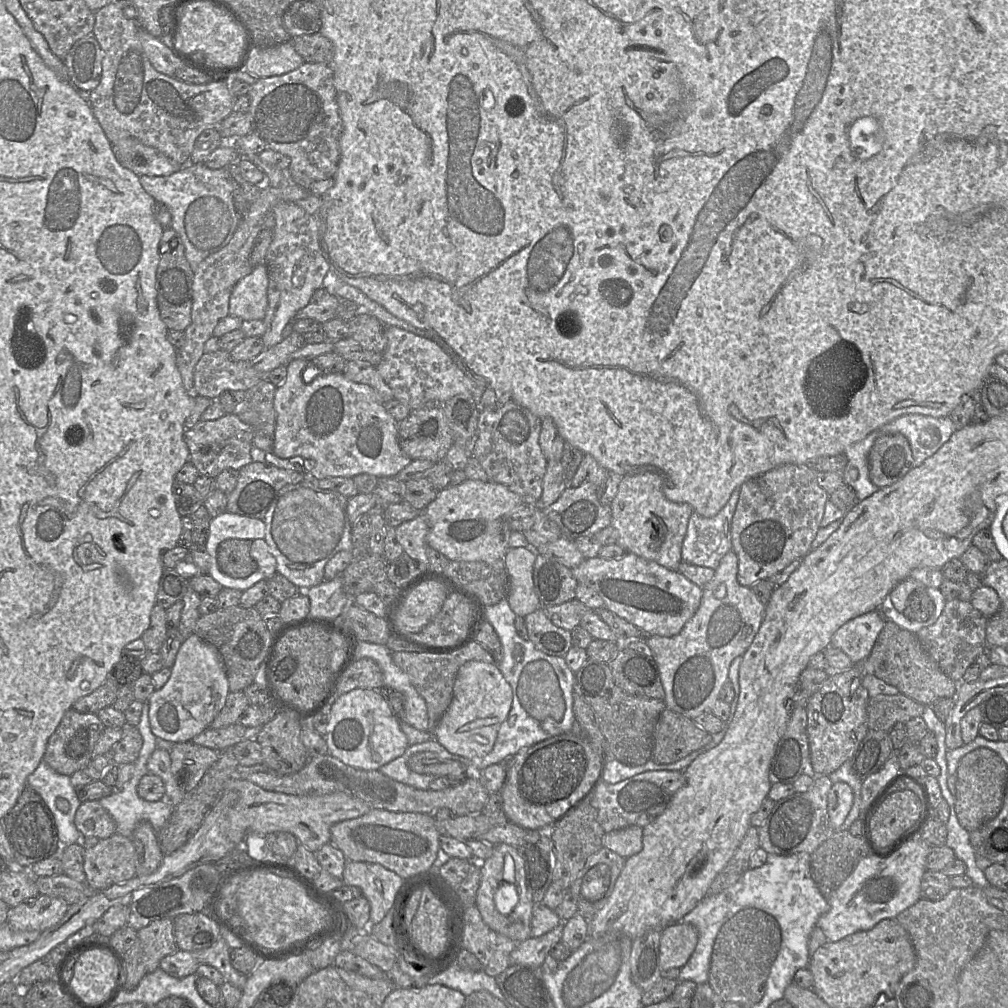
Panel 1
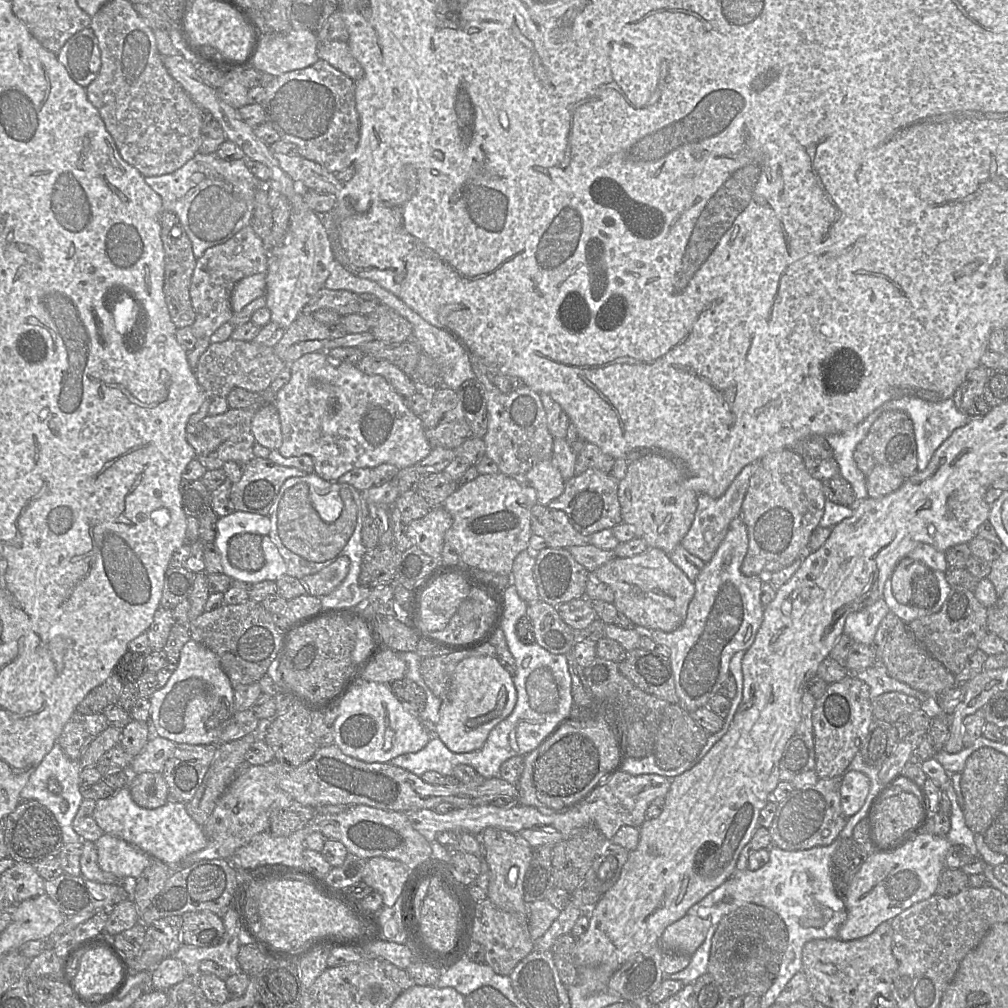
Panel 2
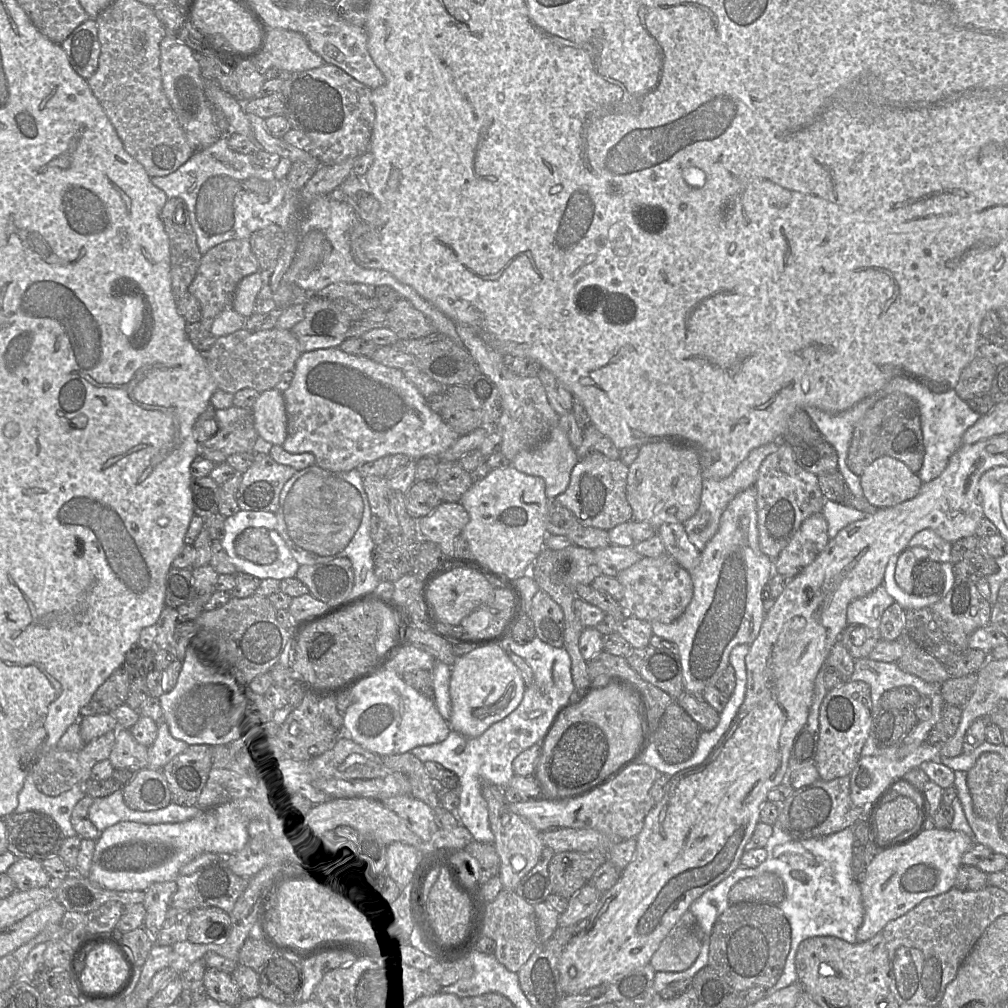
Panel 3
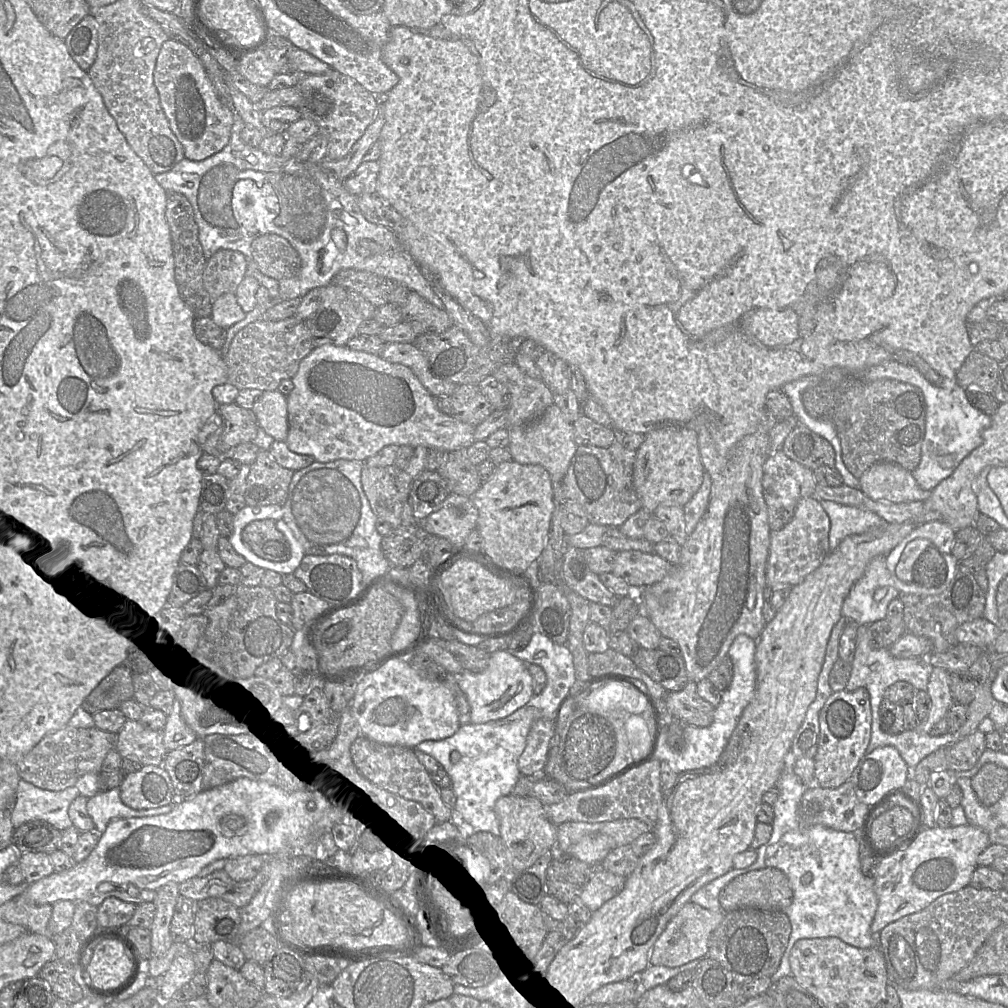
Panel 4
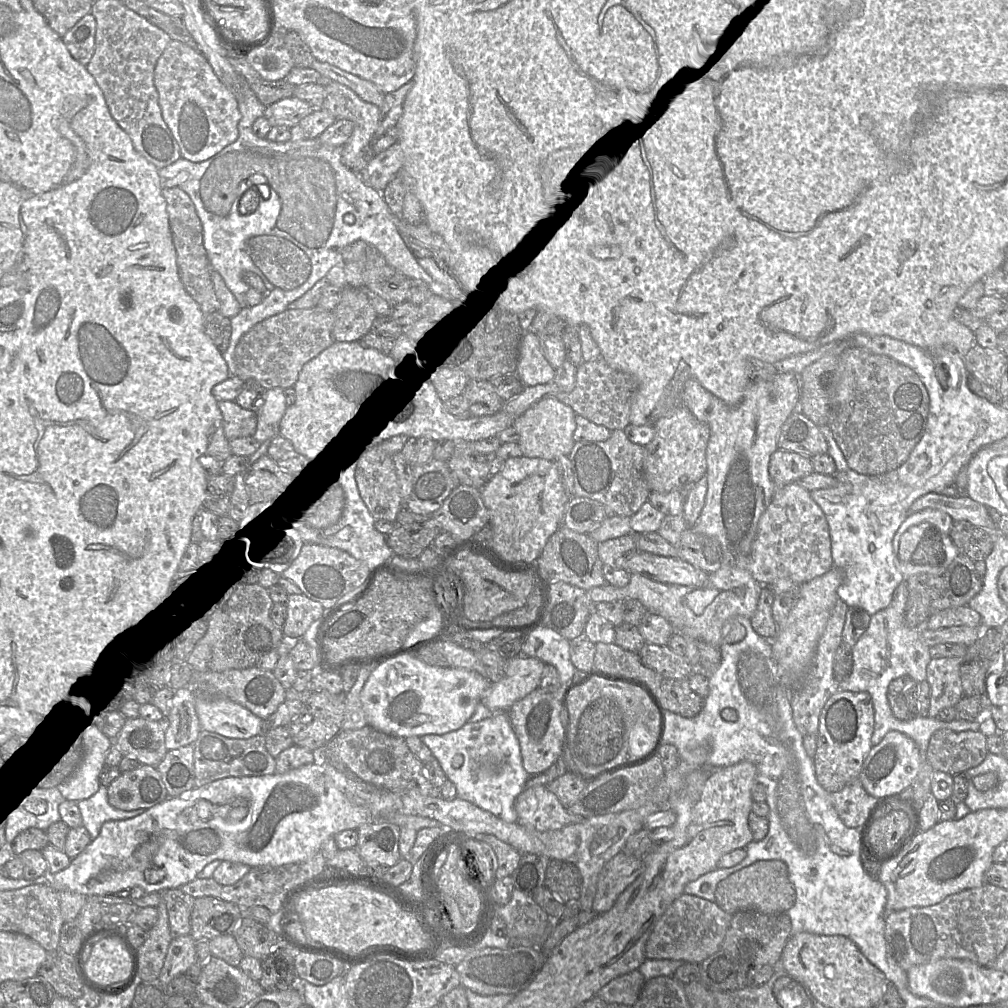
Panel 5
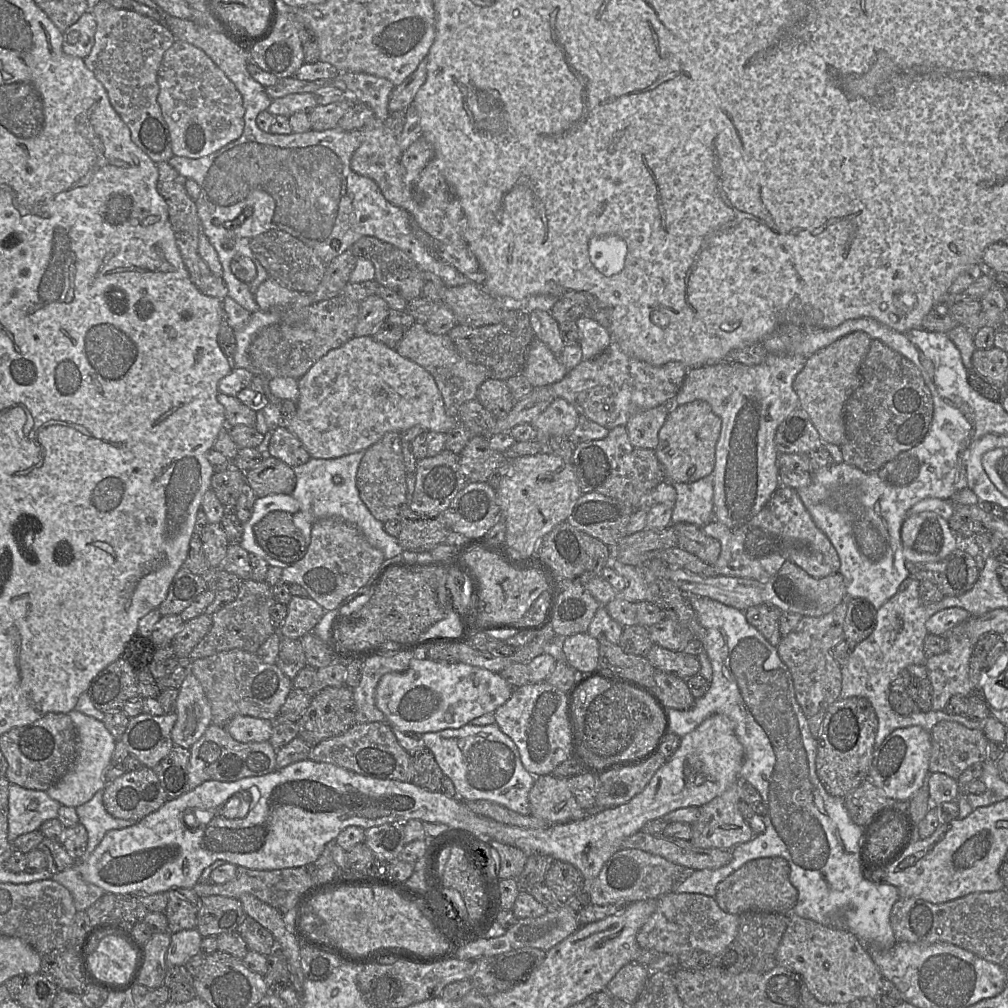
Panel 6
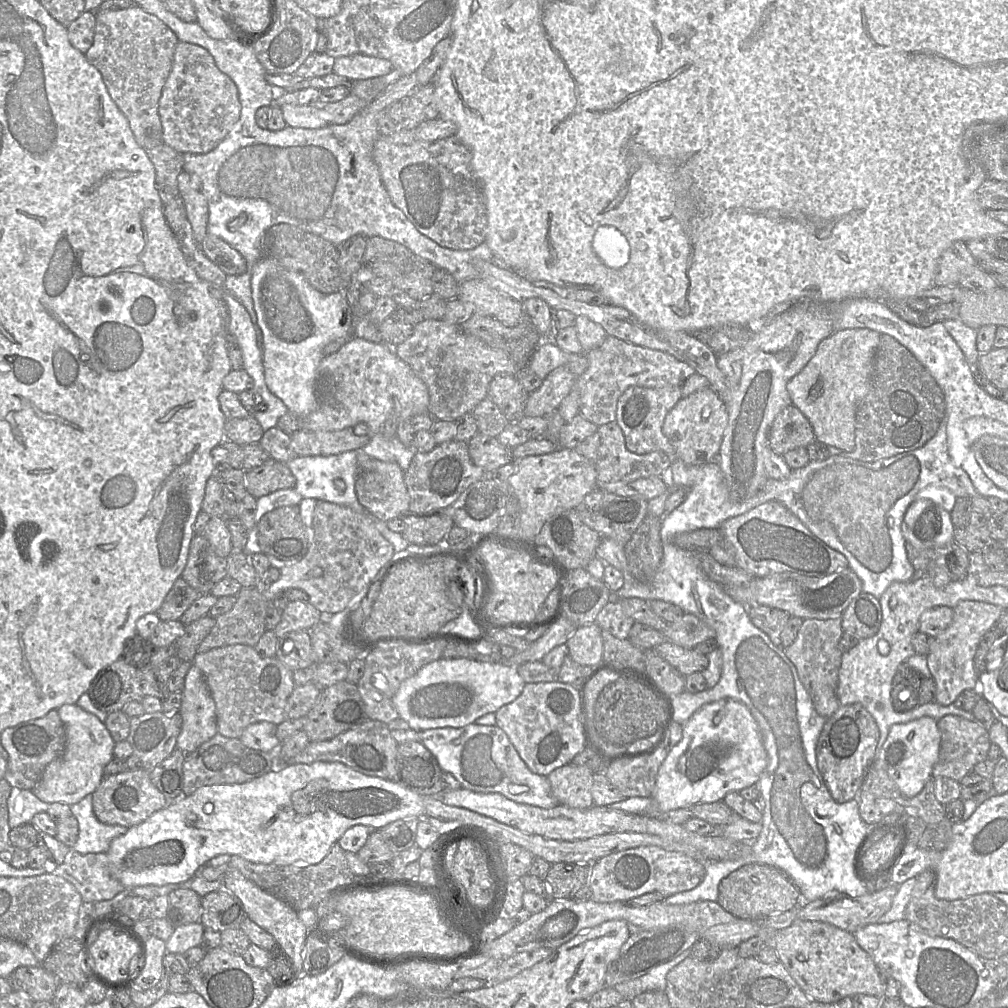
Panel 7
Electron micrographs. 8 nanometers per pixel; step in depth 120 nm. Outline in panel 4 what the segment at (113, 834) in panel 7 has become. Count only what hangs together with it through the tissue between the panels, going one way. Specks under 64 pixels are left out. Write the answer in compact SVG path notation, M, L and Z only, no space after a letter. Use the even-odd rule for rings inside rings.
M118 787L105 792L98 792L95 796L88 798L86 808L94 822L95 831L101 834L105 831L108 823L113 820L167 814L181 800L184 799L174 799L171 803L158 808L135 810L121 801L120 789Z

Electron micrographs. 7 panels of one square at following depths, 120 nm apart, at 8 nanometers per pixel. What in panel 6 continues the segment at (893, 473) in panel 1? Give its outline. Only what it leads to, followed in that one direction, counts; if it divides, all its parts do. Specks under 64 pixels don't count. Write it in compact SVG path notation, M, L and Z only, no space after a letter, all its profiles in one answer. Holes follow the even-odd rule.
M872 340L870 349L860 366L860 376L859 387L845 404L845 438L839 447L845 463L863 472L874 472L924 439L933 419L933 398L916 365L880 340Z

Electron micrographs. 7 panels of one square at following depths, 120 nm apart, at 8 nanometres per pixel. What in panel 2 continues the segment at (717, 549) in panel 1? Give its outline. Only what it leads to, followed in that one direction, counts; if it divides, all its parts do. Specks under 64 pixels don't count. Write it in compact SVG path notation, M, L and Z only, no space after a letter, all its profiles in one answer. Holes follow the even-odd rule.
M759 461L746 465L735 477L725 493L719 498L715 499L703 493L698 494L698 504L693 523L681 541L682 546L689 553L703 560L705 563L712 559L724 540L731 521L740 516L741 506L748 490L750 479L758 467Z

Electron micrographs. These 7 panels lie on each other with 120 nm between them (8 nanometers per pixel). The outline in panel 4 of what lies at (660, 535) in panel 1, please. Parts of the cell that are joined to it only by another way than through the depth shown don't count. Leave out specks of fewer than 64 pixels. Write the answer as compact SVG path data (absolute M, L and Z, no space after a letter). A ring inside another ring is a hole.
M667 425L645 435L636 451L632 482L642 508L653 515L661 505L684 507L699 490L704 473L697 431L684 425Z

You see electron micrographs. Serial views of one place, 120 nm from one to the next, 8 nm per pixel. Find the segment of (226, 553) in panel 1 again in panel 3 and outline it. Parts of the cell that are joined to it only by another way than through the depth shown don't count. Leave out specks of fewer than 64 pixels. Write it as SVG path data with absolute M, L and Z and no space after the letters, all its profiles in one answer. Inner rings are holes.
M248 527L240 532L234 540L234 549L237 556L256 565L270 565L279 556L269 531L263 527Z

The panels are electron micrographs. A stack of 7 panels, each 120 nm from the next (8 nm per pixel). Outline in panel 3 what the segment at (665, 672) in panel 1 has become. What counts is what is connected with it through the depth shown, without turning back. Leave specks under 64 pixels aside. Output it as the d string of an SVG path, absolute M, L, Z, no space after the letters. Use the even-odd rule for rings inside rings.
M753 485L736 495L721 515L716 534L701 551L699 565L690 571L693 596L684 613L669 624L651 622L654 635L676 644L682 666L684 689L695 695L701 695L706 687L714 686L723 670L730 665L730 652L736 645L751 645L754 642L766 614L762 590L774 573L774 564L759 547L756 496L756 487Z

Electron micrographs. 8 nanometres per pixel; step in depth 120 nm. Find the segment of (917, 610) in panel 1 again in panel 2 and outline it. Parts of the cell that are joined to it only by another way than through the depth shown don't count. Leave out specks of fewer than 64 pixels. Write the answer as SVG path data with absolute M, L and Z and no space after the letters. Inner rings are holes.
M908 556L896 565L891 584L895 599L916 607L920 617L938 612L951 590L945 572L932 570Z

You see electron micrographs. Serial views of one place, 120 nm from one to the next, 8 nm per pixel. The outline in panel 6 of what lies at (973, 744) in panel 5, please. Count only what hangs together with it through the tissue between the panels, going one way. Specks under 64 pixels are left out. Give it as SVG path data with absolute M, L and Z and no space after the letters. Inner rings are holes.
M940 721L930 731L930 773L943 773L957 780L970 766L987 761L988 739L982 730L969 729L954 721Z

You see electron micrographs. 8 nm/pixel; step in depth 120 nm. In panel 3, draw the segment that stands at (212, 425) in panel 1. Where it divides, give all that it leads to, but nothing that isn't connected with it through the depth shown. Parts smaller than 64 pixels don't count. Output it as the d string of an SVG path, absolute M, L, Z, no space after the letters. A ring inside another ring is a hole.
M231 406L216 409L215 415L218 430L209 440L198 444L198 454L219 464L232 454L254 452L259 435L251 409Z

